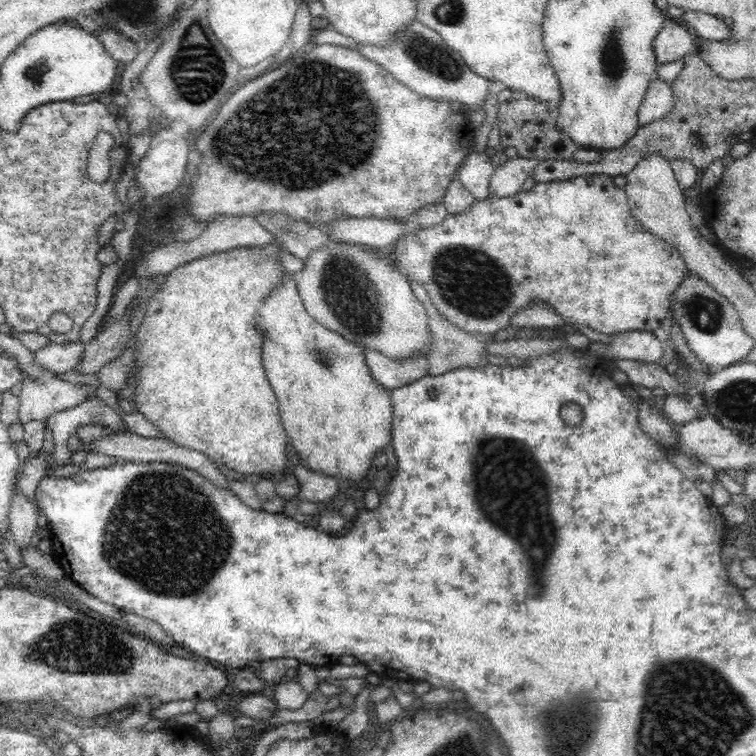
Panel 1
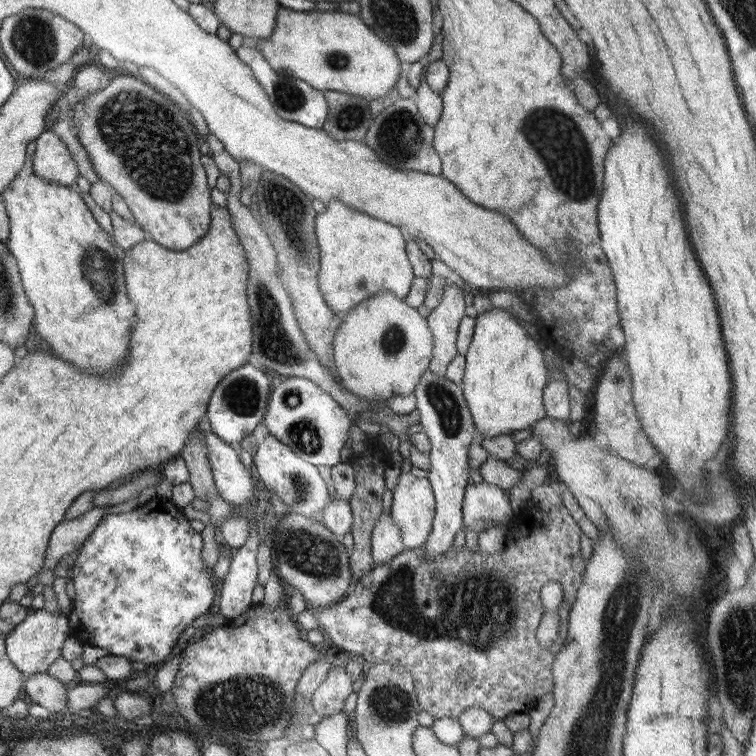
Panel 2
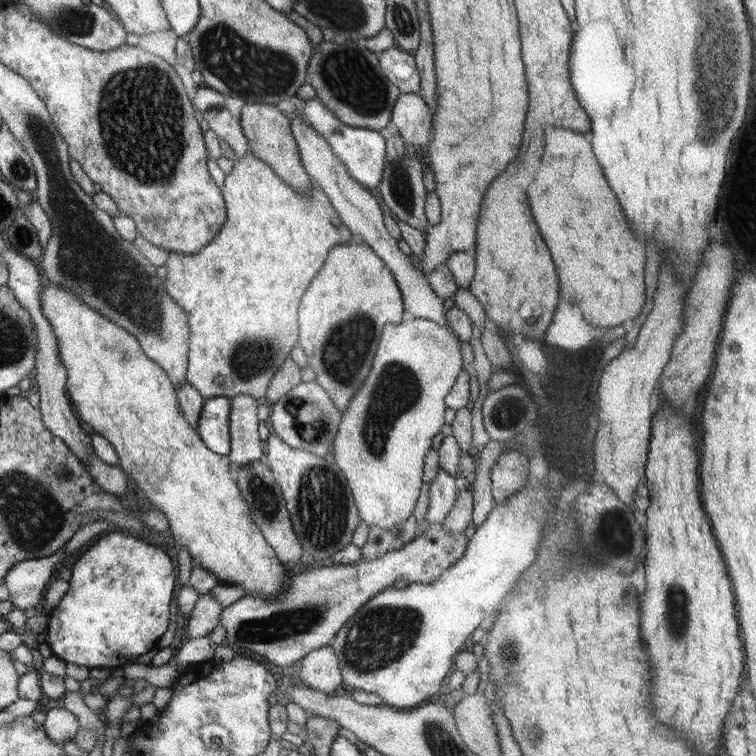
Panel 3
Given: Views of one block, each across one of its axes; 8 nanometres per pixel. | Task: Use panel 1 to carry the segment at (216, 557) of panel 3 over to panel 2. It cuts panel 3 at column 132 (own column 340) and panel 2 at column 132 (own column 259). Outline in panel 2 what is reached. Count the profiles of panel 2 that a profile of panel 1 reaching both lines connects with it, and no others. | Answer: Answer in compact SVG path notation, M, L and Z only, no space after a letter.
M31 173L25 178L15 177L7 189L3 190L2 200L4 203L4 210L9 218L9 238L5 243L9 250L9 254L16 260L18 274L22 282L22 287L33 308L33 323L35 330L43 340L45 340L49 346L50 351L55 353L57 357L71 363L75 368L79 370L85 370L89 374L103 374L111 368L115 368L125 356L127 356L127 342L129 342L129 330L135 322L135 308L133 308L131 302L127 300L127 292L125 288L125 278L123 274L123 267L111 246L111 235L108 235L98 224L91 215L91 212L86 208L86 204L79 196L79 191L74 187L66 187L59 185L59 183L53 183L51 181L43 181L39 179L35 173Z

